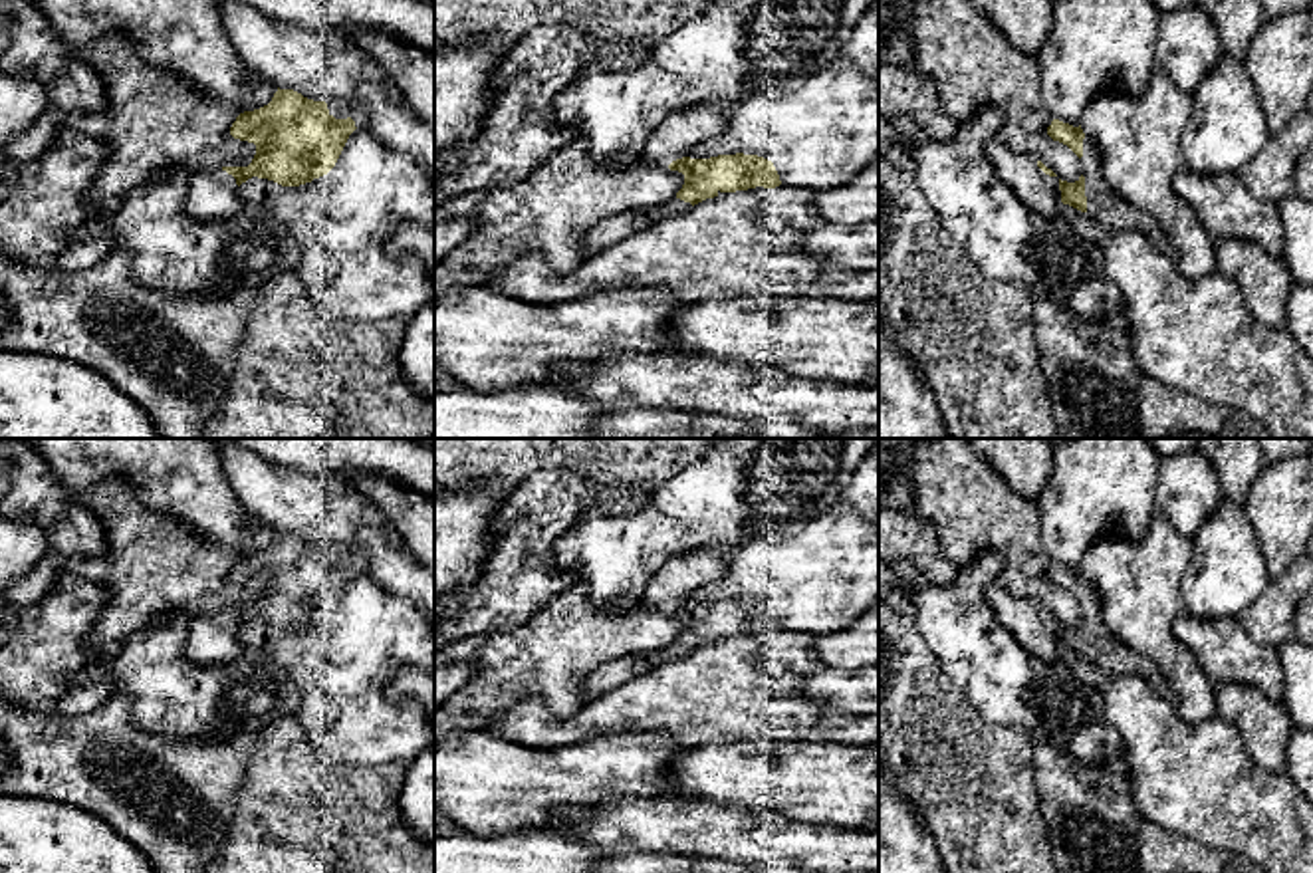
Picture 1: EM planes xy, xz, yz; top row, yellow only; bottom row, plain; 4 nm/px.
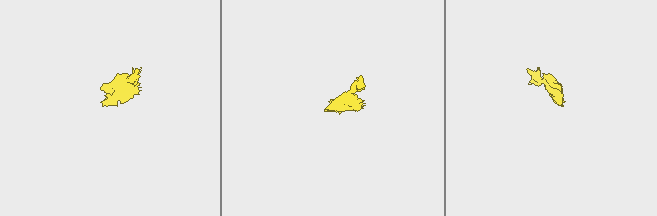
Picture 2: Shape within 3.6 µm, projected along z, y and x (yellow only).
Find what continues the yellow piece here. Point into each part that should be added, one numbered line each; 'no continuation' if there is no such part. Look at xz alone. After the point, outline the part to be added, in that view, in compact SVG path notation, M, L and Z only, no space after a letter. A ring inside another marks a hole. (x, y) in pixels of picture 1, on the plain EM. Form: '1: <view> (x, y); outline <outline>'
1: xz (679, 578); outline M704 546L668 560L647 583L639 607L666 611L724 577L734 550Z

